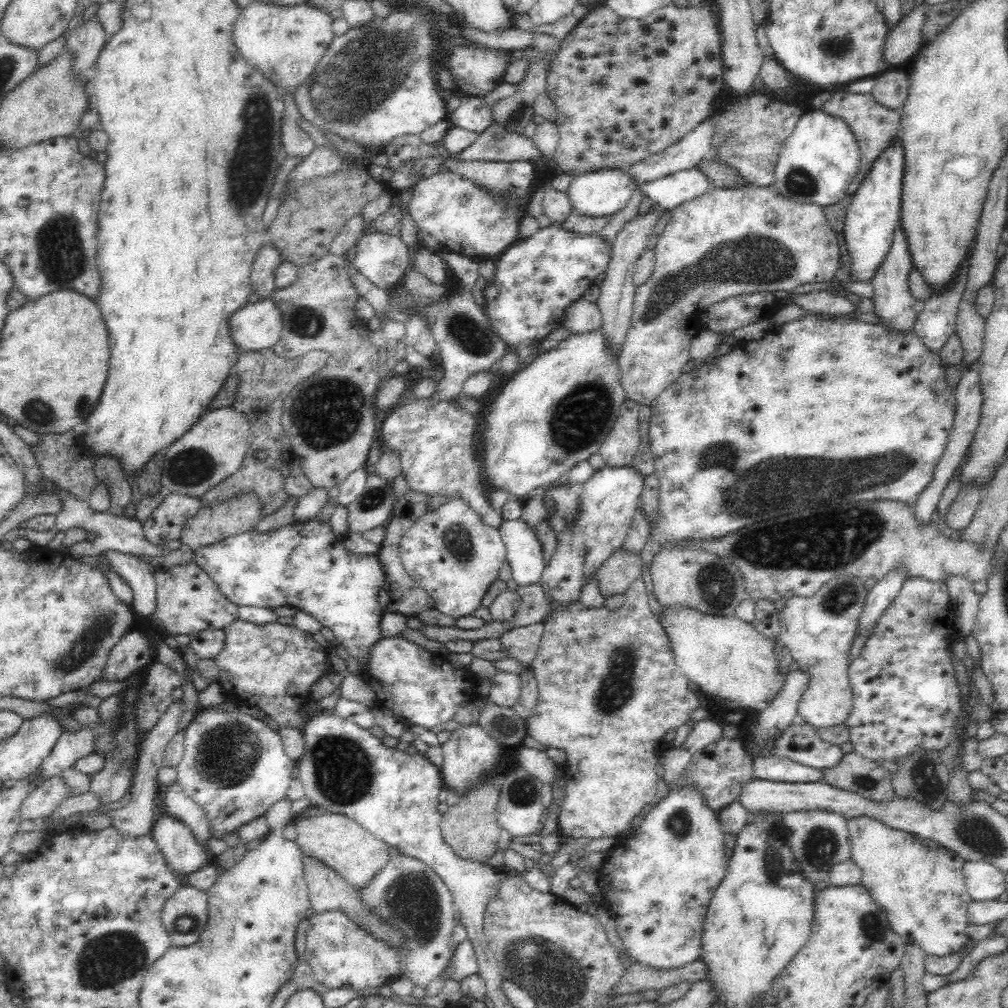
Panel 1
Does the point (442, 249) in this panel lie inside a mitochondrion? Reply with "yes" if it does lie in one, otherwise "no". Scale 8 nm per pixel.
no

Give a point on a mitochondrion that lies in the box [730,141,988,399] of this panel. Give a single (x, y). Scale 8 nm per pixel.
(798, 181)

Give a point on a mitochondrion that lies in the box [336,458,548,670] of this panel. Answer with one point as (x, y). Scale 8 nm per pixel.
(459, 542)

